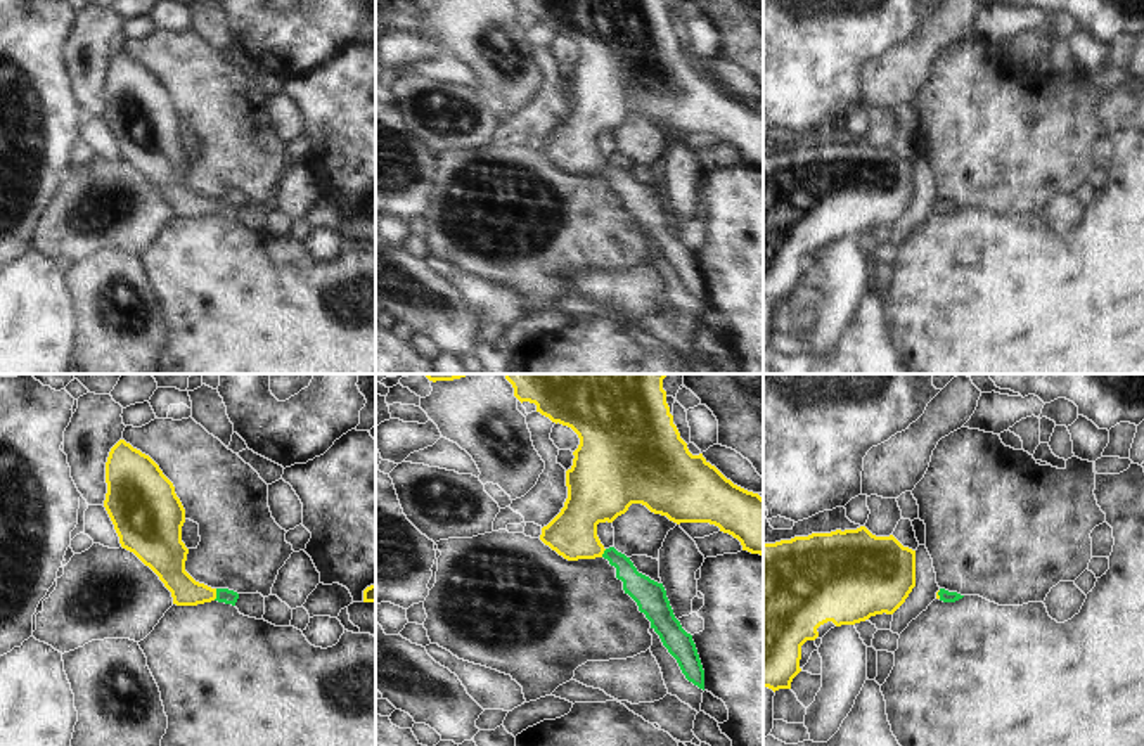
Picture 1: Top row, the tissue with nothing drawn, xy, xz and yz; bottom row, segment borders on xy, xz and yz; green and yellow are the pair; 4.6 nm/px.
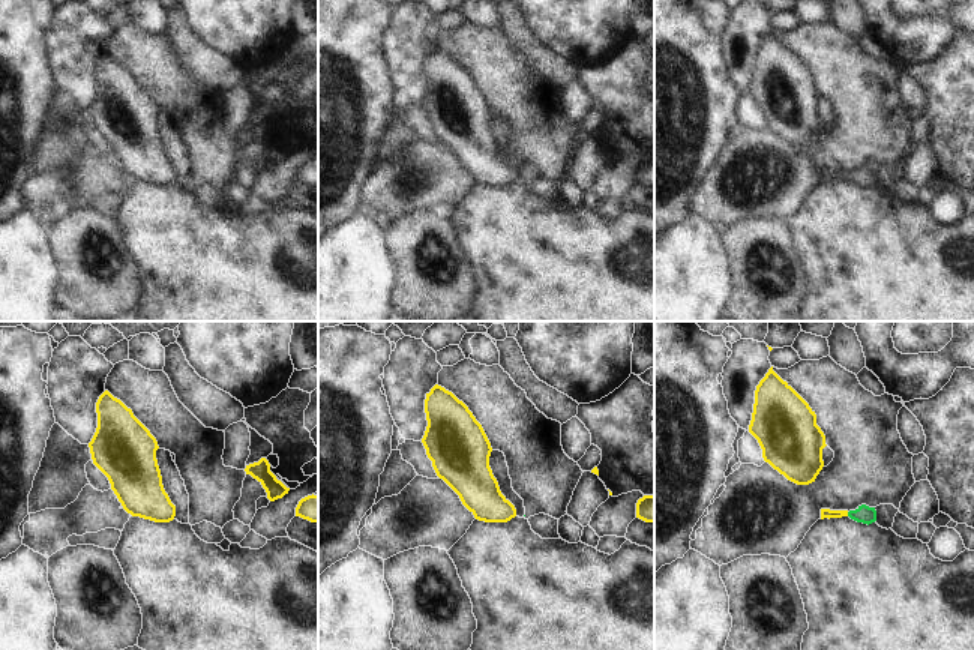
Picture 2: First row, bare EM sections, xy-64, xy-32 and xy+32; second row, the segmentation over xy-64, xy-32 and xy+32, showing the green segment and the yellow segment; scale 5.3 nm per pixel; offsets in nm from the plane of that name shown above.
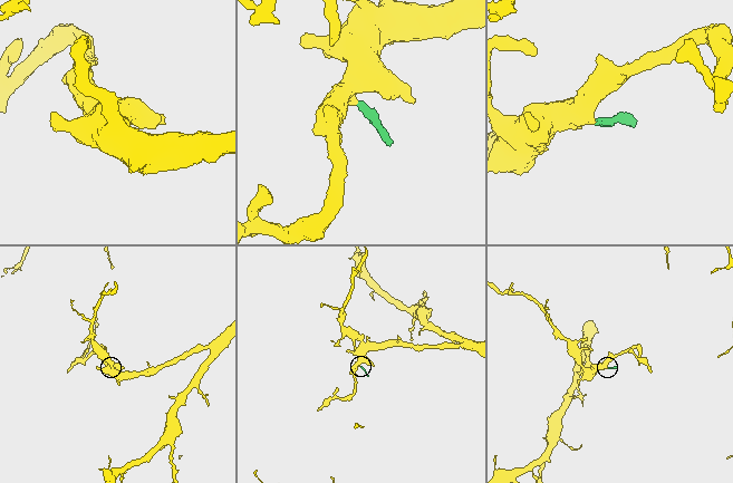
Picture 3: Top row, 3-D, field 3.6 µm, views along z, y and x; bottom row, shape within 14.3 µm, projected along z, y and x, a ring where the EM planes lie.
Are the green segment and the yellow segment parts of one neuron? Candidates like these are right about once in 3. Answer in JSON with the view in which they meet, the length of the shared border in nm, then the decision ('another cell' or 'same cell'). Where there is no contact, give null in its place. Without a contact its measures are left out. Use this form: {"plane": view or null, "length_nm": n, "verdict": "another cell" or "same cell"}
{"plane": "xy", "length_nm": 60, "verdict": "same cell"}

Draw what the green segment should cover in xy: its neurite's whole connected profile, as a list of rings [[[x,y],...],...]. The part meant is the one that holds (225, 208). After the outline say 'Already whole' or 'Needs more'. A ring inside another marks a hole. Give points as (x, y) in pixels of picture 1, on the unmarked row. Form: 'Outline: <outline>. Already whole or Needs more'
Outline: [[[119,52],[106,74],[106,95],[104,119],[121,159],[159,189],[171,204],[173,216],[197,218],[218,213],[235,218],[237,204],[211,201],[185,183],[185,121],[173,95],[149,68]]]. Needs more

